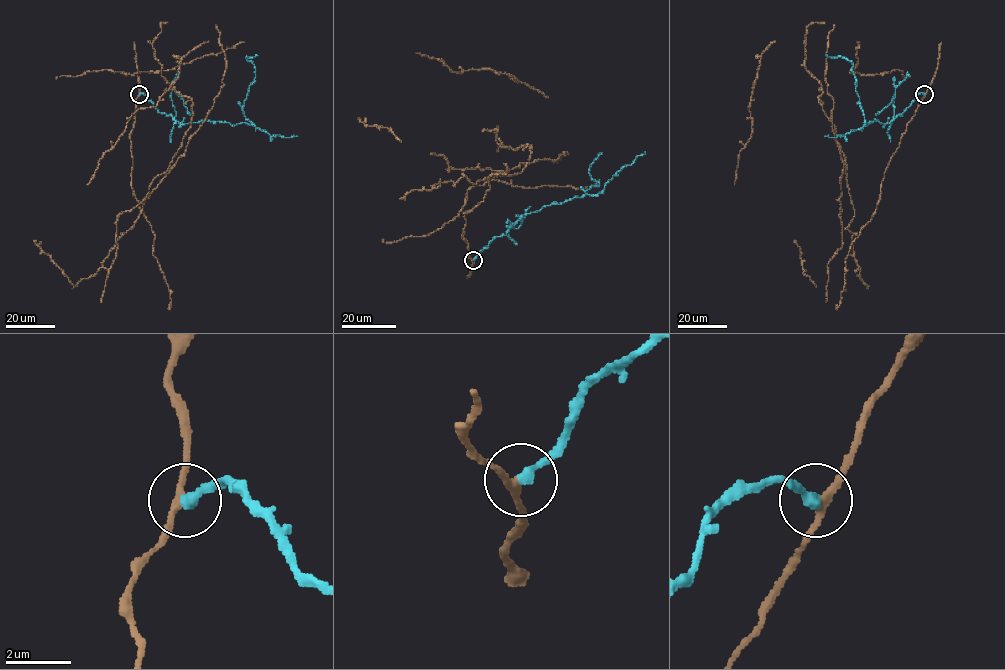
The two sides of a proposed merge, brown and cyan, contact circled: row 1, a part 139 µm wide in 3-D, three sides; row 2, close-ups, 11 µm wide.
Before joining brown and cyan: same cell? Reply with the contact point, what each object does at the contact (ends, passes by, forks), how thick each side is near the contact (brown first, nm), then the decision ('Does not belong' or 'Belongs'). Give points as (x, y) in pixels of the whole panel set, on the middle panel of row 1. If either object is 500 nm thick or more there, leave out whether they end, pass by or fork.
Place: (473, 260). At the ring brown passes by. At the ring cyan ends. Thickness 240 nm (brown) against 320 nm. Does not belong

